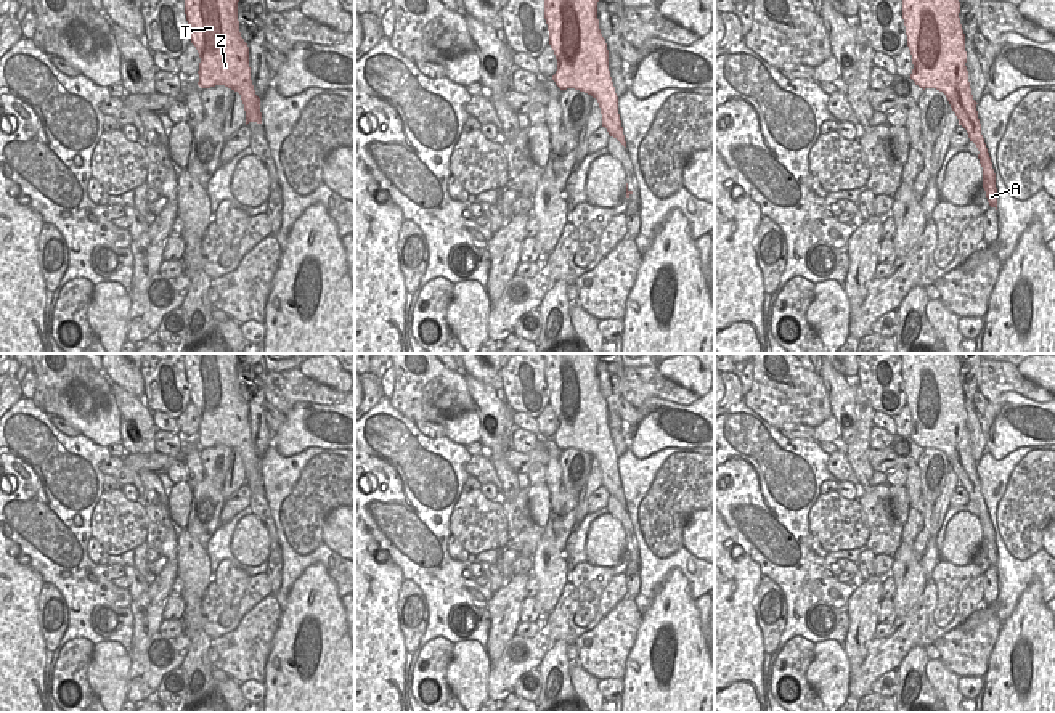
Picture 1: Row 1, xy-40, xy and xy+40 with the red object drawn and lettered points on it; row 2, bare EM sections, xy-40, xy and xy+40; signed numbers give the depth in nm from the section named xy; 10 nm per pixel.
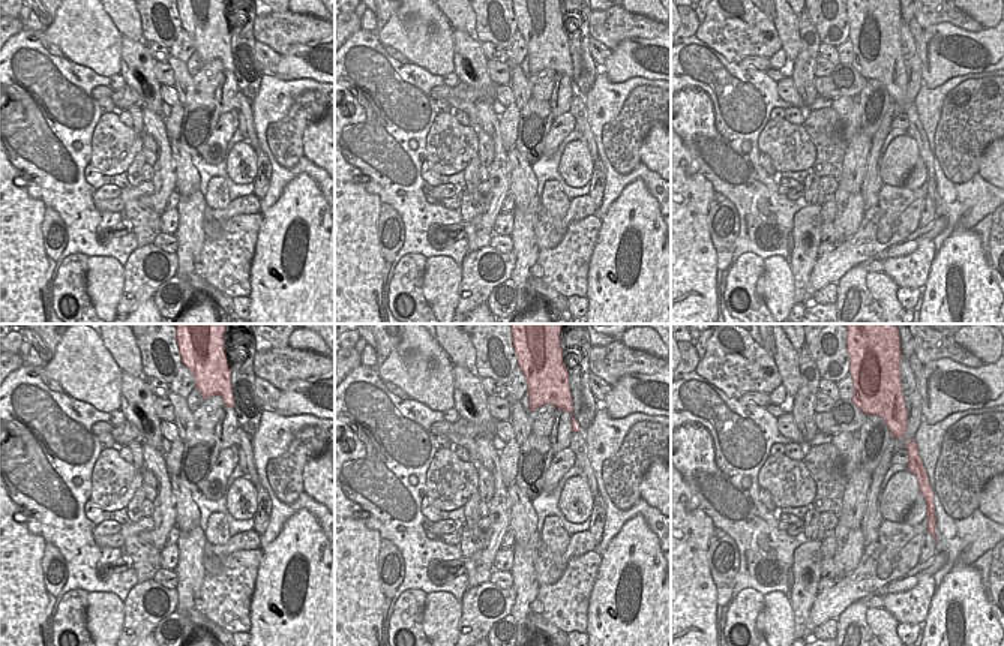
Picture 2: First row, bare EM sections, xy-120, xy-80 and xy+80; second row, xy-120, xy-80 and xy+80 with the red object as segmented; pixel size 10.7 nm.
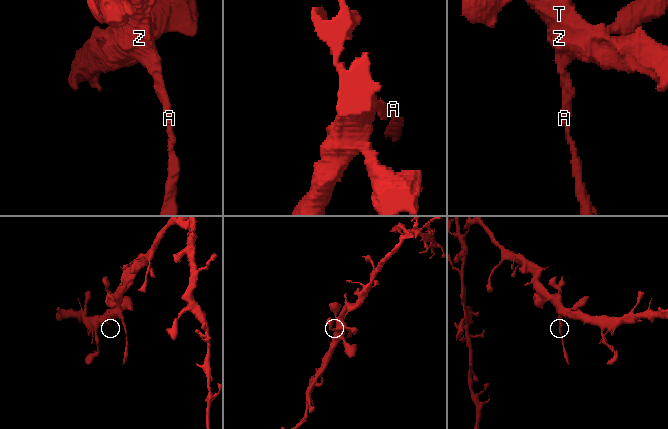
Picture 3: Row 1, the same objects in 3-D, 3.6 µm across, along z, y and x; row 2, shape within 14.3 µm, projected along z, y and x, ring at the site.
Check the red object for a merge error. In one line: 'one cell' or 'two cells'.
two cells

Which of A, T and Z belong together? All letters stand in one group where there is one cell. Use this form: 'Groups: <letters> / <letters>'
Groups: A / T Z

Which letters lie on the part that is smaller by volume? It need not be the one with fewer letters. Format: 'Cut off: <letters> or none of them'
Cut off: A

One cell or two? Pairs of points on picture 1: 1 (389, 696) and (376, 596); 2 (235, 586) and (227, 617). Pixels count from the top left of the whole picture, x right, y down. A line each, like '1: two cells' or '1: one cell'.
1: one cell
2: one cell

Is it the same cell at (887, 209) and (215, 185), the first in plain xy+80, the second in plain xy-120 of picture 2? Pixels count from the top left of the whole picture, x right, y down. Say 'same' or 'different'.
same

